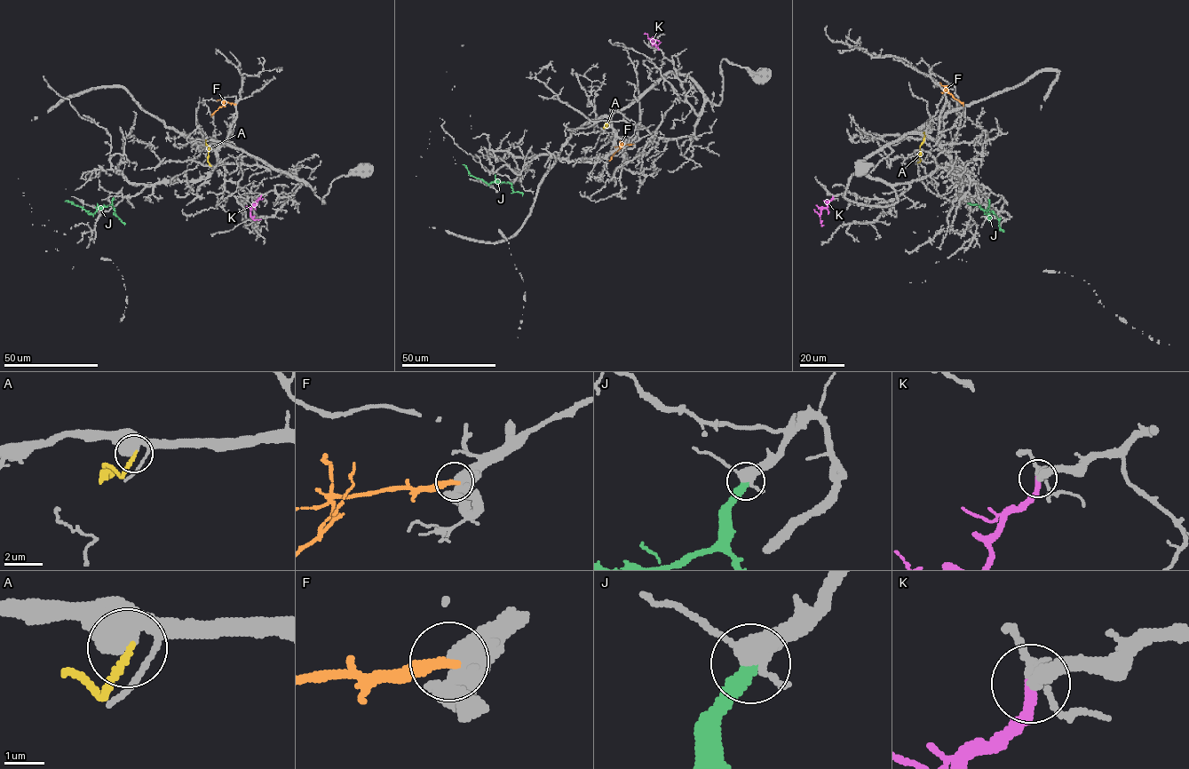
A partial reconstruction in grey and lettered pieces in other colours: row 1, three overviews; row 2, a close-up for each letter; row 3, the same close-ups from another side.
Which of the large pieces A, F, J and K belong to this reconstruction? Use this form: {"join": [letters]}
{"join": ["J", "K"]}

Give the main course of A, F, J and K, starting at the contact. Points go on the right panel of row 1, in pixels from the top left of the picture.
A: (918, 162), (921, 160), (923, 132)
F: (943, 91), (945, 86), (963, 105)
J: (988, 200), (989, 219), (978, 205), (968, 203)
K: (833, 197), (820, 211), (823, 225)

